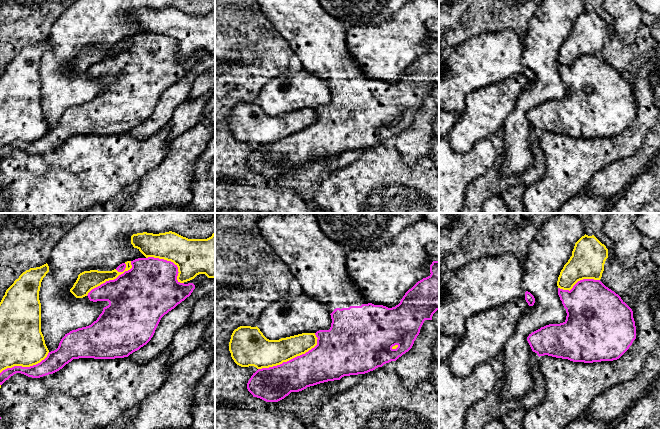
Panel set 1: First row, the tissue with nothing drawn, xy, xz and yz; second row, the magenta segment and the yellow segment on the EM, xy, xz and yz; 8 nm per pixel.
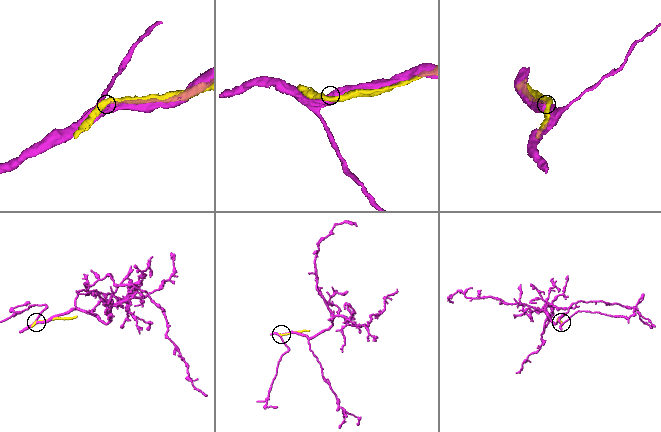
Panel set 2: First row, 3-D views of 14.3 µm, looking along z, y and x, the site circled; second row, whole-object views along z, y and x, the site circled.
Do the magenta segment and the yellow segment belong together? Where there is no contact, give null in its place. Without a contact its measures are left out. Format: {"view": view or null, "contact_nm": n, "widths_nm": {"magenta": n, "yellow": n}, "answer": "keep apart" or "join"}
{"view": "xz", "contact_nm": 550, "widths_nm": {"magenta": 300, "yellow": 240}, "answer": "keep apart"}

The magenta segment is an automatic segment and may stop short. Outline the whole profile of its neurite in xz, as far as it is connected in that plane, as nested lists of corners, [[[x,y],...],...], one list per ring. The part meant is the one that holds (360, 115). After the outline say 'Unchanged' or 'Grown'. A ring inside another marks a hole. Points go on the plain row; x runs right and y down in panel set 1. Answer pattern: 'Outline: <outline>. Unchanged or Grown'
Outline: [[[257,0],[257,4],[287,41],[294,54],[298,56],[304,70],[316,74],[327,82],[332,99],[329,106],[319,106],[315,109],[318,114],[317,121],[305,130],[277,142],[258,145],[253,149],[247,159],[247,165],[253,173],[266,178],[278,178],[291,168],[299,168],[320,159],[340,156],[344,152],[365,150],[386,139],[396,137],[412,124],[424,97],[432,96],[433,90],[439,86],[439,37],[432,38],[431,50],[409,65],[398,81],[388,84],[367,78],[347,49],[348,26],[328,14],[319,0]]]. Grown

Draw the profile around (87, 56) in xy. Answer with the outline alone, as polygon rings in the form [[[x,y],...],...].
[[[127,37],[125,40],[126,44],[123,48],[118,48],[114,45],[112,47],[90,46],[80,49],[73,63],[70,65],[70,68],[76,74],[87,72],[92,65],[100,62],[106,57],[116,55],[119,51],[132,44],[131,37]]]

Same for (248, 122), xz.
[[[240,102],[231,111],[229,127],[237,141],[262,145],[305,130],[317,121],[317,115],[315,109],[302,109],[269,116],[257,102]]]

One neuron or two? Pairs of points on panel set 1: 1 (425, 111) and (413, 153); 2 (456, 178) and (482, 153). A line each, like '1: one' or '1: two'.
1: one
2: one

